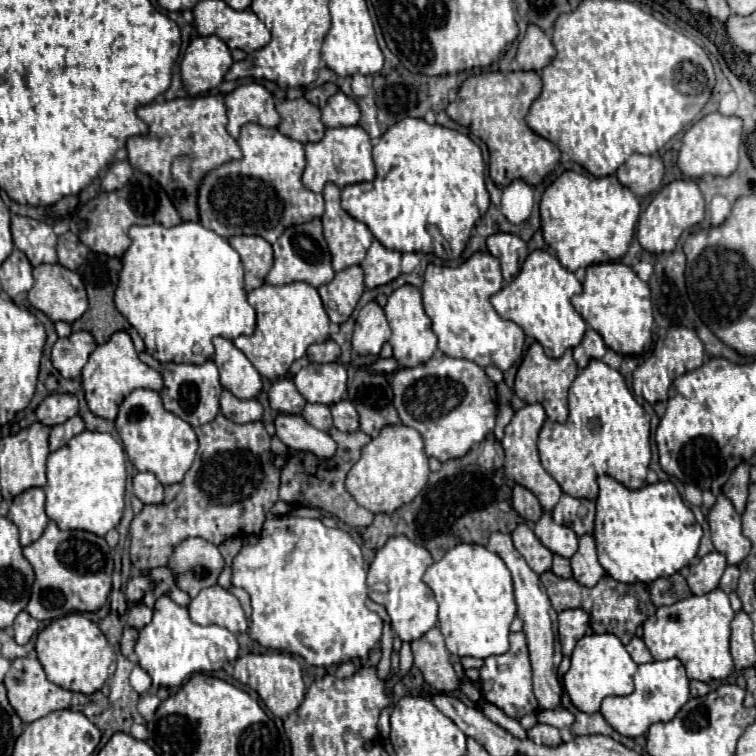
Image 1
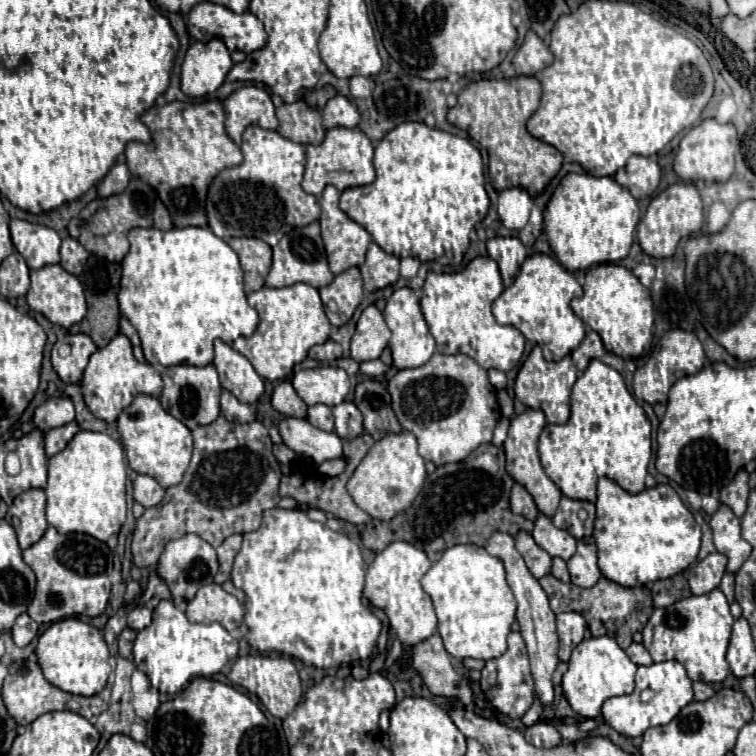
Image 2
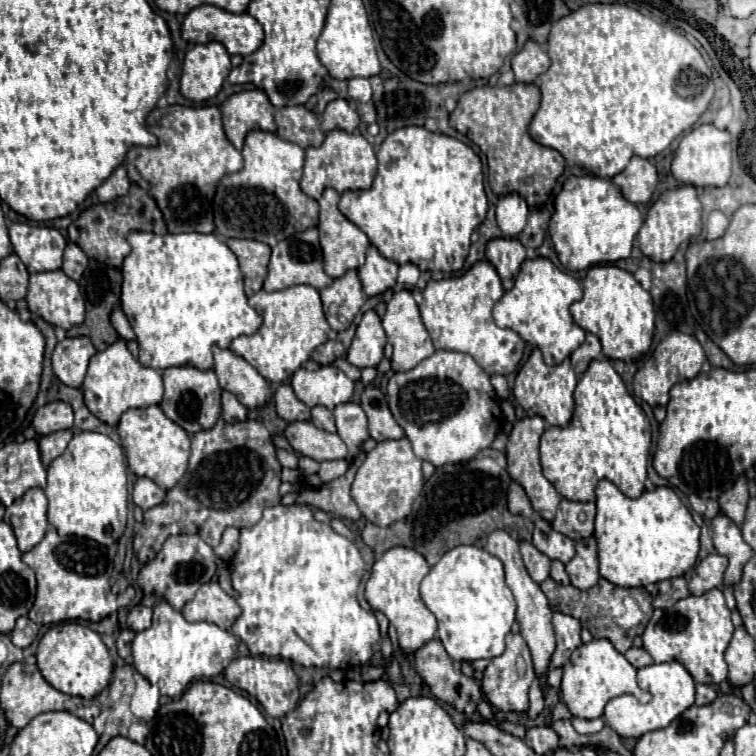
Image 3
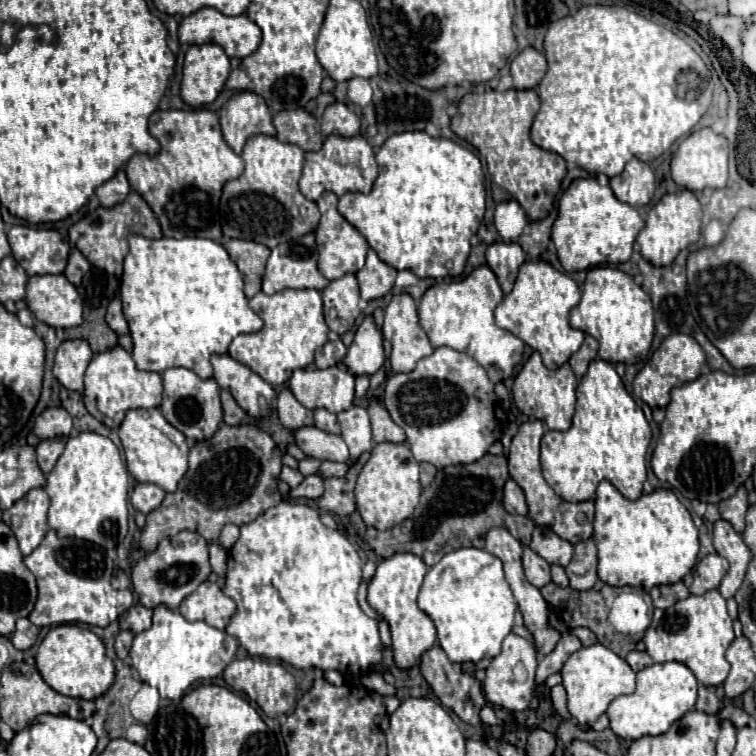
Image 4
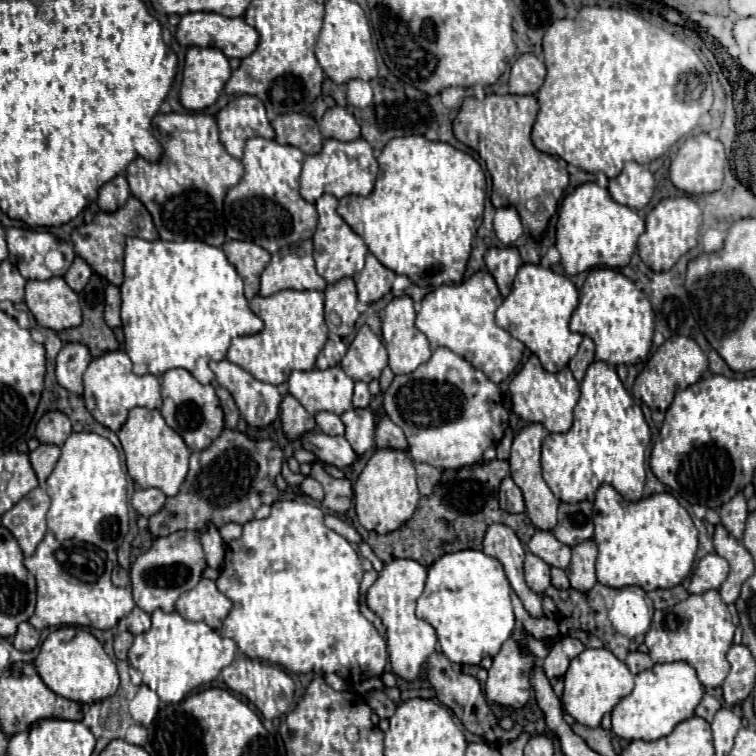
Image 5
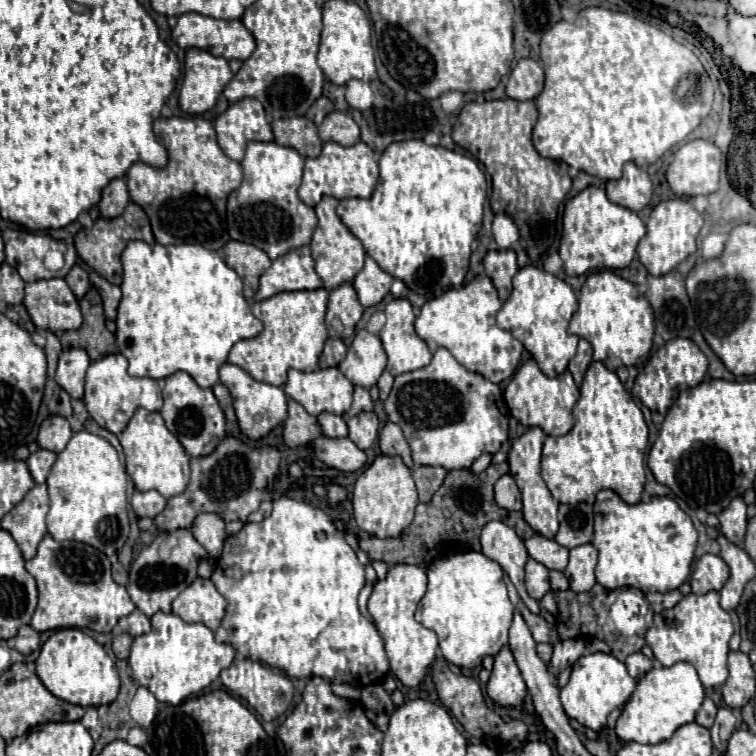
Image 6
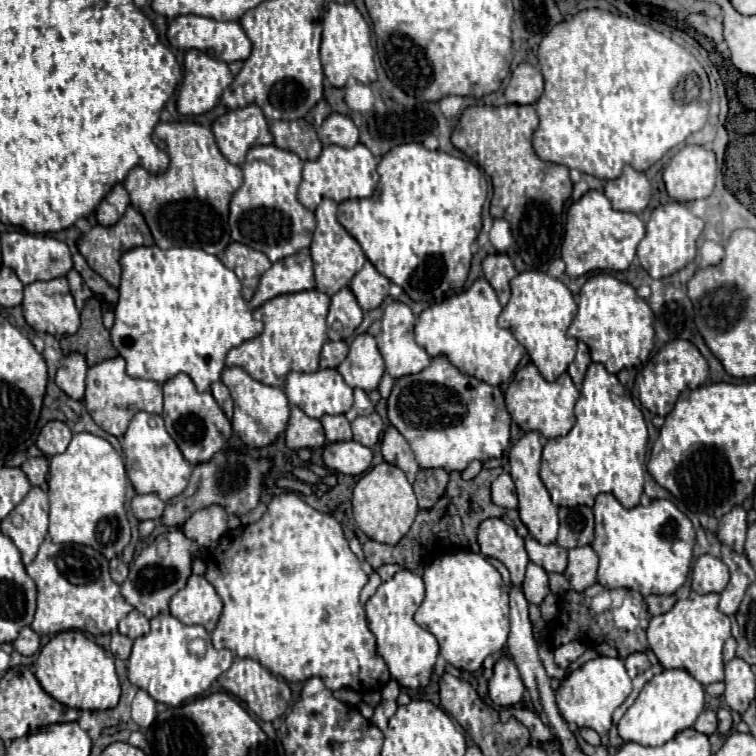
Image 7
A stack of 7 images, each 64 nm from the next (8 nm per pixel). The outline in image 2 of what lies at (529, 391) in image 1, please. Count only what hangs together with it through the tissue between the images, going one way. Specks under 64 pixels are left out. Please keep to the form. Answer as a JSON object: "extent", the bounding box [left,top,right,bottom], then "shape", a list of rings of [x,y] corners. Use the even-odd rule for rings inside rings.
{"extent":[514,346,578,424],"shape":[[[534,346],[518,370],[514,394],[524,406],[540,408],[546,414],[546,420],[550,424],[566,424],[566,420],[570,418],[570,392],[576,382],[576,376],[578,376],[578,370],[570,356],[564,356],[558,362],[548,362],[544,360],[540,346]]]}

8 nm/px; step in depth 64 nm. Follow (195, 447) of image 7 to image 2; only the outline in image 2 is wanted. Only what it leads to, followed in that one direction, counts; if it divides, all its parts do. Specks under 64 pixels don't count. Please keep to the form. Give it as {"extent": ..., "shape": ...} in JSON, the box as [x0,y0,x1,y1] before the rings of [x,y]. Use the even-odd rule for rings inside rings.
{"extent":[160,364,222,430],"shape":[[[188,364],[168,366],[168,368],[162,368],[160,374],[164,380],[164,388],[160,392],[160,402],[168,414],[172,414],[180,422],[184,422],[190,430],[194,430],[196,426],[212,424],[212,420],[218,418],[222,386],[218,382],[218,372],[216,372],[214,364],[200,366],[200,368],[188,366]]]}

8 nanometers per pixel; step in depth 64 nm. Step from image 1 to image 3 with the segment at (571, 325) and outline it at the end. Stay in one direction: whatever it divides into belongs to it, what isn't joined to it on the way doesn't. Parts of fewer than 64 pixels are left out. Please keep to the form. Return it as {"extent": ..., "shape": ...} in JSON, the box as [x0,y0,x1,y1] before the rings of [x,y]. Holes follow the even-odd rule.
{"extent":[492,256,586,366],"shape":[[[538,256],[532,260],[524,260],[514,288],[504,292],[504,296],[494,304],[492,316],[500,328],[510,328],[518,332],[526,342],[540,348],[544,362],[548,366],[554,366],[568,358],[584,342],[586,330],[580,328],[570,314],[570,304],[580,300],[580,296],[582,288],[576,278],[562,272],[548,258]]]}

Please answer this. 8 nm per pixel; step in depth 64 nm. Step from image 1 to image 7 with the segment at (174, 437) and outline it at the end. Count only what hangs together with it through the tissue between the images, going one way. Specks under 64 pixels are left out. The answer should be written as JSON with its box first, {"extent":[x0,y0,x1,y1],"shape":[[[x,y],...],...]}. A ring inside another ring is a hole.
{"extent":[122,412,192,502],"shape":[[[136,412],[136,416],[132,418],[132,422],[130,422],[130,426],[124,434],[122,450],[124,450],[124,456],[126,456],[128,478],[134,484],[138,494],[156,492],[164,502],[168,502],[170,498],[184,492],[184,488],[190,480],[192,466],[182,456],[174,438],[166,432],[162,416],[148,414],[148,412]]]}

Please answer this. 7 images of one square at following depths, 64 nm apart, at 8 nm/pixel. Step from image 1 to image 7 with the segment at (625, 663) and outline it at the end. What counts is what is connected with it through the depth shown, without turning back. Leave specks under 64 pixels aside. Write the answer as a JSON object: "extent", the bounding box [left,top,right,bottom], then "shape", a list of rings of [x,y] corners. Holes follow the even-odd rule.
{"extent":[556,656,632,734],"shape":[[[598,656],[576,668],[566,682],[556,690],[556,704],[568,724],[578,728],[586,726],[598,734],[606,734],[612,726],[612,712],[628,698],[632,692],[632,680],[626,674],[624,662],[620,658]]]}

